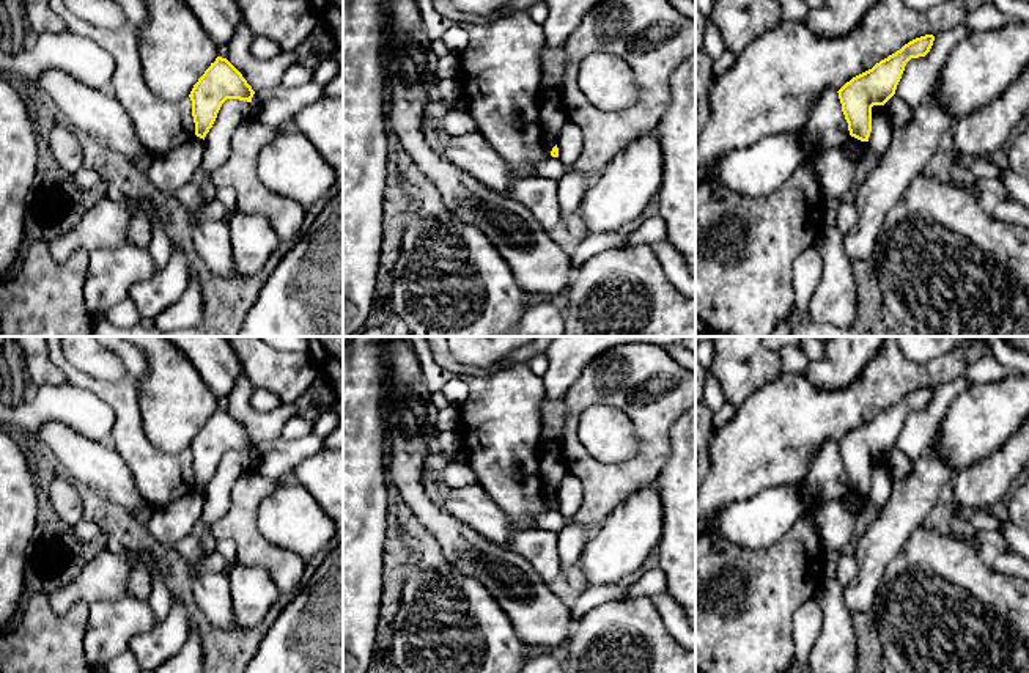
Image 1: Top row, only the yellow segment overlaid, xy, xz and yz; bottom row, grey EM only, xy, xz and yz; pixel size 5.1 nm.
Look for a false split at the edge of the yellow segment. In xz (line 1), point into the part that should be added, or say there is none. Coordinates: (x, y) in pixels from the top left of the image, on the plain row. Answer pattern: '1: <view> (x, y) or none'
1: none

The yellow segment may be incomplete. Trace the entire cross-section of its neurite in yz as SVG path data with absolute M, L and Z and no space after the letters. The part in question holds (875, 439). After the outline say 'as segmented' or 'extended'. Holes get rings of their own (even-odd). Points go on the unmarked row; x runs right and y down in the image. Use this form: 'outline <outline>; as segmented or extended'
outline M933 387L909 393L872 421L853 429L837 443L851 489L869 494L872 484L872 459L884 458L895 447L906 415L911 410L925 409L933 393Z; as segmented

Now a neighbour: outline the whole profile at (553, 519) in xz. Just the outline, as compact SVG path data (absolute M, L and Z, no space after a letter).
M548 509L533 519L533 528L560 531L568 524L568 519L559 509Z

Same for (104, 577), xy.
M107 547L88 560L80 574L66 587L49 593L55 613L66 613L74 604L112 602L129 596L129 565Z

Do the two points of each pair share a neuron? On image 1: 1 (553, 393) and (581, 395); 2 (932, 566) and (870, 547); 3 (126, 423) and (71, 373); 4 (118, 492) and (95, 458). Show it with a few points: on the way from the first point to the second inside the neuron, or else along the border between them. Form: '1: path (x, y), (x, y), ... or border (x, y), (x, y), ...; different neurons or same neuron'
1: border (587, 364), (564, 397); different neurons
2: border (918, 525), (888, 565), (878, 588); different neurons
3: path (121, 408), (104, 390), (87, 382); same neuron
4: path (117, 485), (98, 466); same neuron

